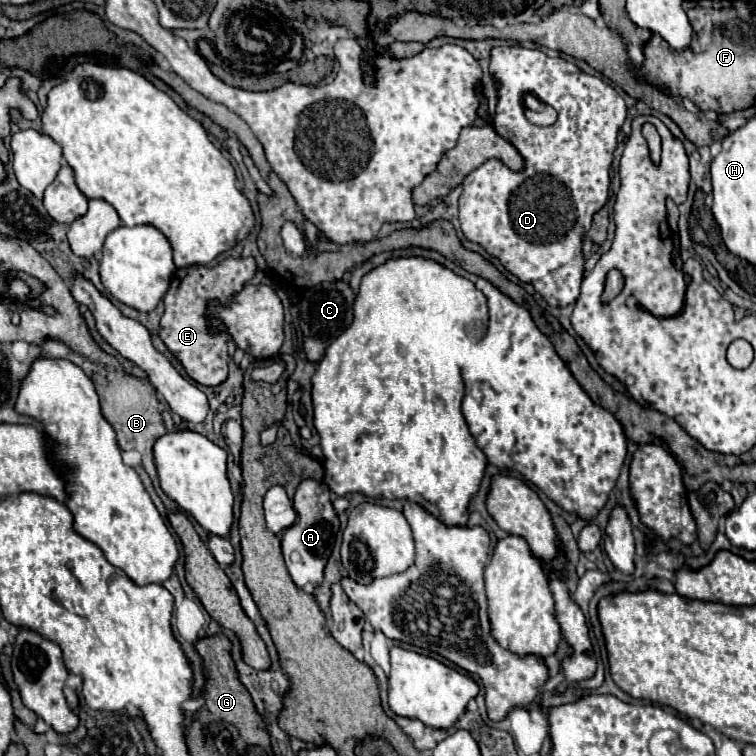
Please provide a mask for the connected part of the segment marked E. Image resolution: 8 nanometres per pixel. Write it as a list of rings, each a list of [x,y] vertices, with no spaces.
[[[240,257],[240,259],[224,259],[216,267],[206,265],[192,265],[184,269],[176,269],[172,275],[170,289],[164,295],[164,315],[160,319],[160,339],[170,349],[170,353],[182,363],[186,373],[200,385],[220,385],[228,377],[228,335],[210,335],[208,333],[208,319],[204,317],[204,309],[208,301],[222,299],[228,301],[236,291],[244,287],[256,275],[258,267],[254,257]]]

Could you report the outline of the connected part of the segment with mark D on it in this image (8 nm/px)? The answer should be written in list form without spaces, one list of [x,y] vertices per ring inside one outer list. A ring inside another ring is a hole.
[[[504,45],[504,47],[494,47],[492,49],[492,57],[490,57],[490,73],[494,75],[494,79],[500,83],[500,91],[498,91],[498,105],[496,105],[496,115],[494,115],[494,129],[500,137],[508,139],[516,149],[518,153],[524,157],[526,161],[526,169],[522,173],[518,171],[512,171],[508,169],[504,163],[500,161],[486,161],[484,165],[480,165],[476,171],[472,171],[470,175],[466,175],[462,187],[462,195],[460,195],[460,227],[462,227],[462,233],[468,241],[472,243],[478,243],[480,247],[484,247],[484,251],[496,259],[500,259],[500,263],[514,275],[518,277],[522,283],[532,283],[534,289],[548,301],[548,305],[552,307],[566,307],[570,303],[574,303],[580,295],[580,281],[582,281],[582,273],[584,273],[584,259],[582,259],[582,241],[590,229],[590,223],[592,223],[592,215],[606,203],[608,199],[608,187],[610,187],[610,177],[608,177],[608,171],[610,171],[610,165],[612,165],[612,153],[618,145],[616,141],[616,135],[618,135],[618,129],[622,127],[624,119],[626,119],[626,103],[624,99],[610,87],[606,85],[602,79],[598,77],[592,77],[592,75],[586,75],[582,73],[574,63],[562,59],[562,57],[548,57],[546,53],[542,51],[536,51],[536,49],[524,49],[524,47],[510,47],[510,45]],[[526,93],[532,93],[536,95],[538,99],[542,99],[544,103],[552,105],[554,109],[558,109],[558,121],[550,127],[538,127],[538,125],[532,125],[526,117],[524,117],[524,105],[522,105],[522,97]]]

